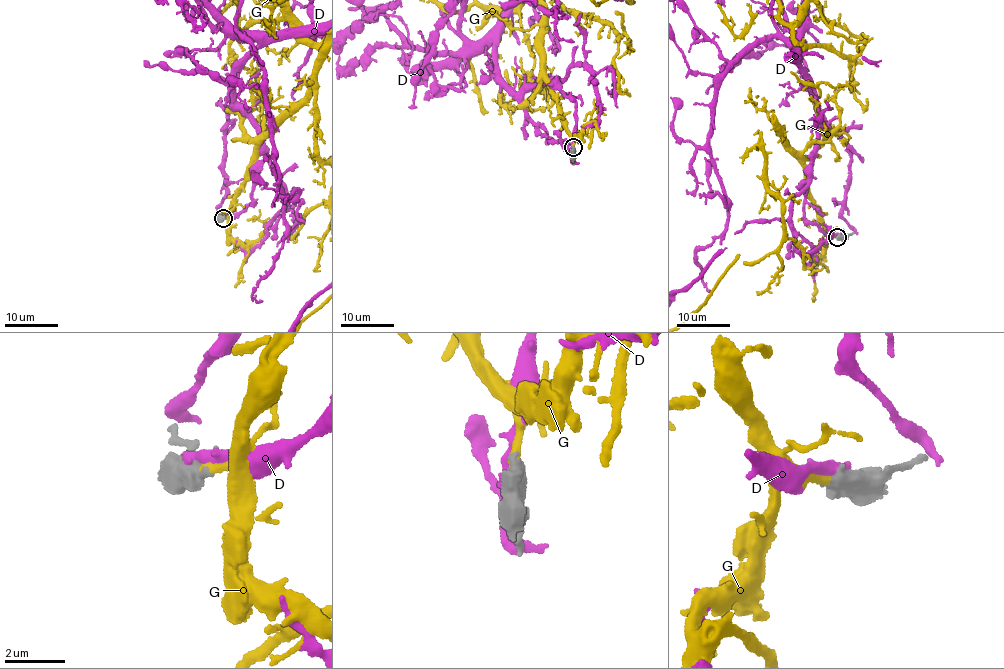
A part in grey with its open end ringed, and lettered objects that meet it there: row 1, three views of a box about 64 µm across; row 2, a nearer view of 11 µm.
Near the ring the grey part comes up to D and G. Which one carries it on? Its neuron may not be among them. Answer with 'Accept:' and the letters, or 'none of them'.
Accept: G

